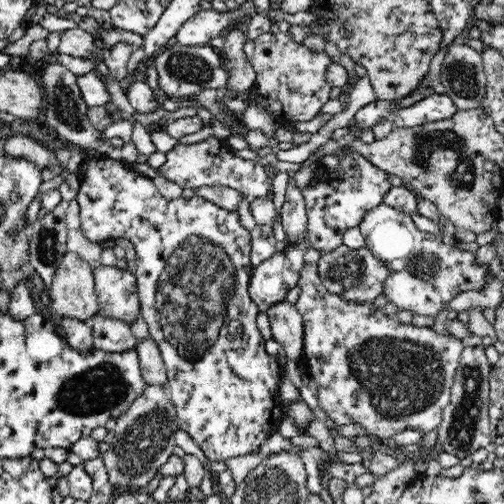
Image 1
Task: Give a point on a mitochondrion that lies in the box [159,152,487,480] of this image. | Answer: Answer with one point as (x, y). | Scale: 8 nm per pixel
(402, 377)

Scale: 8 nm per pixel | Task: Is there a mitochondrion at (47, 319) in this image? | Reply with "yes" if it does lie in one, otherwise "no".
no

